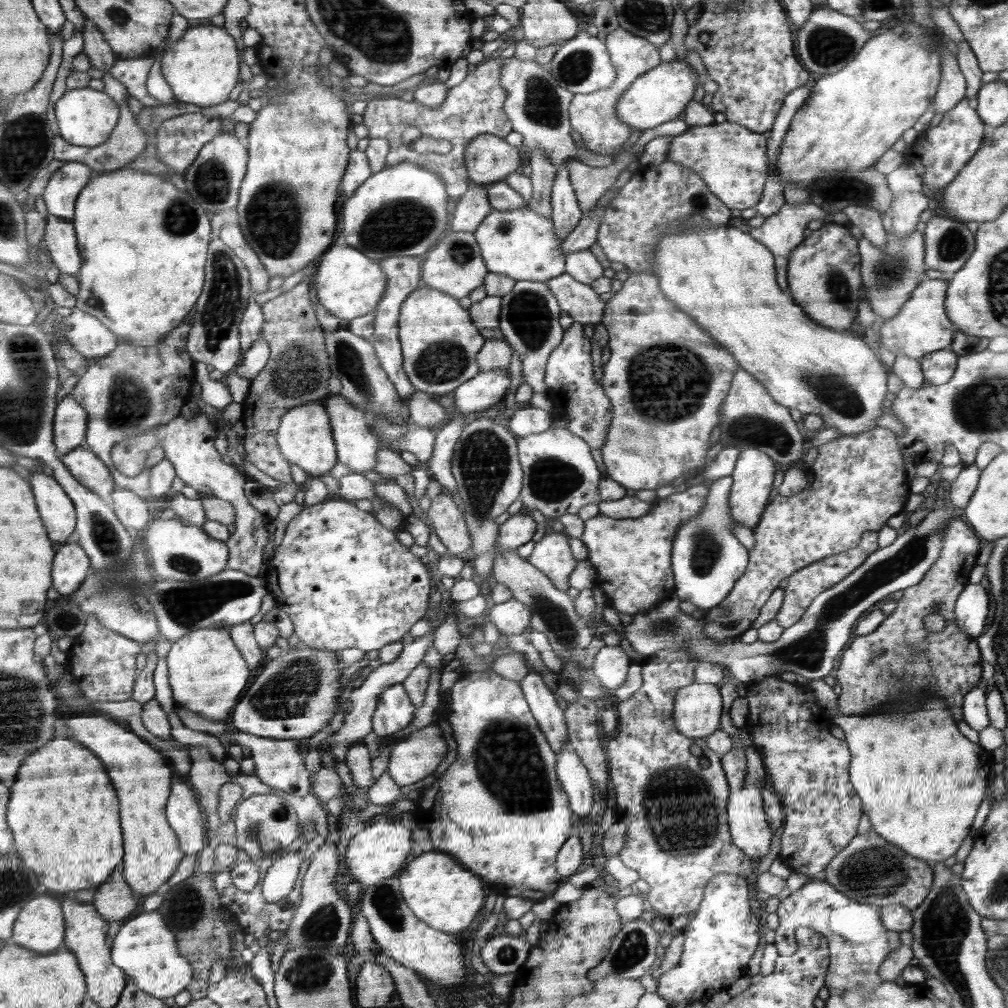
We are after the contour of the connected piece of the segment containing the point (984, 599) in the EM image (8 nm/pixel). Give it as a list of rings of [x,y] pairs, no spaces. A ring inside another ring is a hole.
[[[979,584],[964,588],[962,594],[956,599],[956,624],[972,638],[984,632],[984,622],[988,613],[988,594]]]

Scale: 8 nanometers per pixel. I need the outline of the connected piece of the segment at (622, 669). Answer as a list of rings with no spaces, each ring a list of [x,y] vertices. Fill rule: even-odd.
[[[605,645],[594,656],[590,674],[600,680],[599,684],[606,691],[616,690],[626,681],[626,670],[630,668],[631,663],[632,659],[620,645]]]

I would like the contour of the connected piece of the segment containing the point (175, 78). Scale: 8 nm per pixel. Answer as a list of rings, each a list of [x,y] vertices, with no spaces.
[[[198,25],[164,52],[163,72],[178,102],[213,107],[230,100],[240,81],[240,46],[225,27]]]

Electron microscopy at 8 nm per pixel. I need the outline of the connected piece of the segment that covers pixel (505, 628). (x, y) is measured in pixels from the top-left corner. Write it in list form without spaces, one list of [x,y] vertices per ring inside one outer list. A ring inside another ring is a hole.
[[[512,598],[502,604],[495,604],[488,612],[490,623],[501,634],[507,636],[514,634],[527,634],[530,630],[530,614],[526,604]]]

